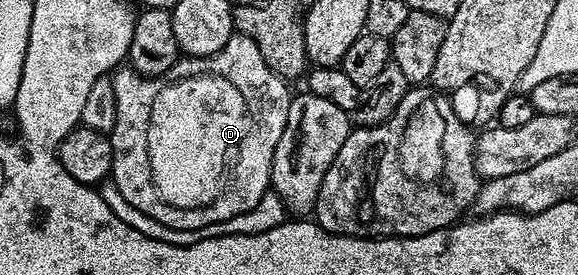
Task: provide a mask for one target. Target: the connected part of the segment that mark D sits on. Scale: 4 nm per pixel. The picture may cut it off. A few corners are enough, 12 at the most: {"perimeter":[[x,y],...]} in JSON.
{"perimeter":[[252,37],[113,72],[112,182],[180,233],[271,190],[292,91]]}

